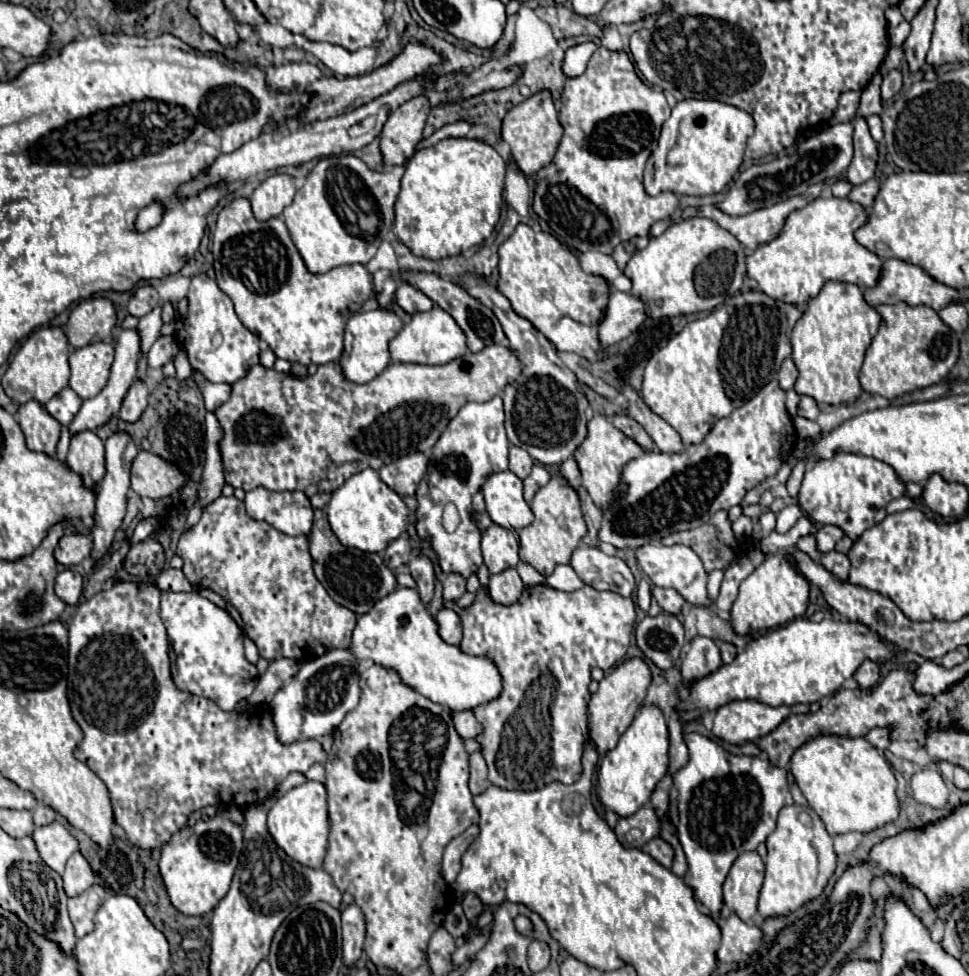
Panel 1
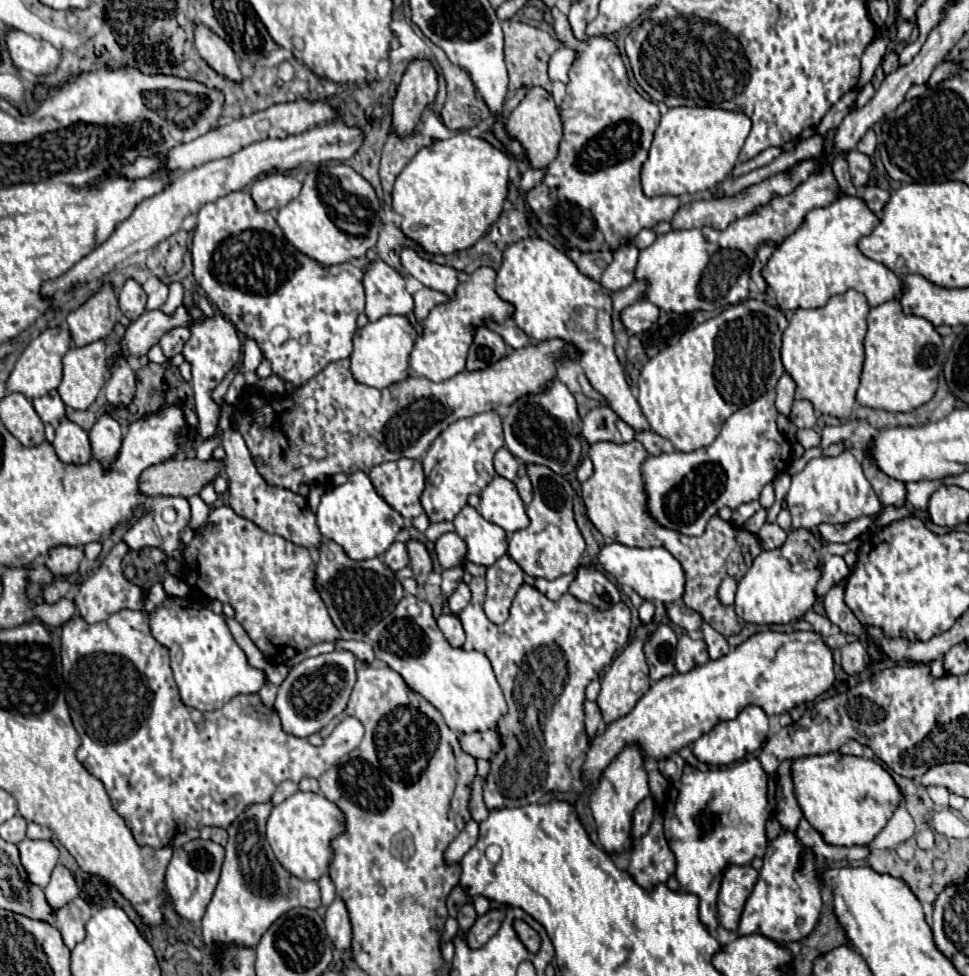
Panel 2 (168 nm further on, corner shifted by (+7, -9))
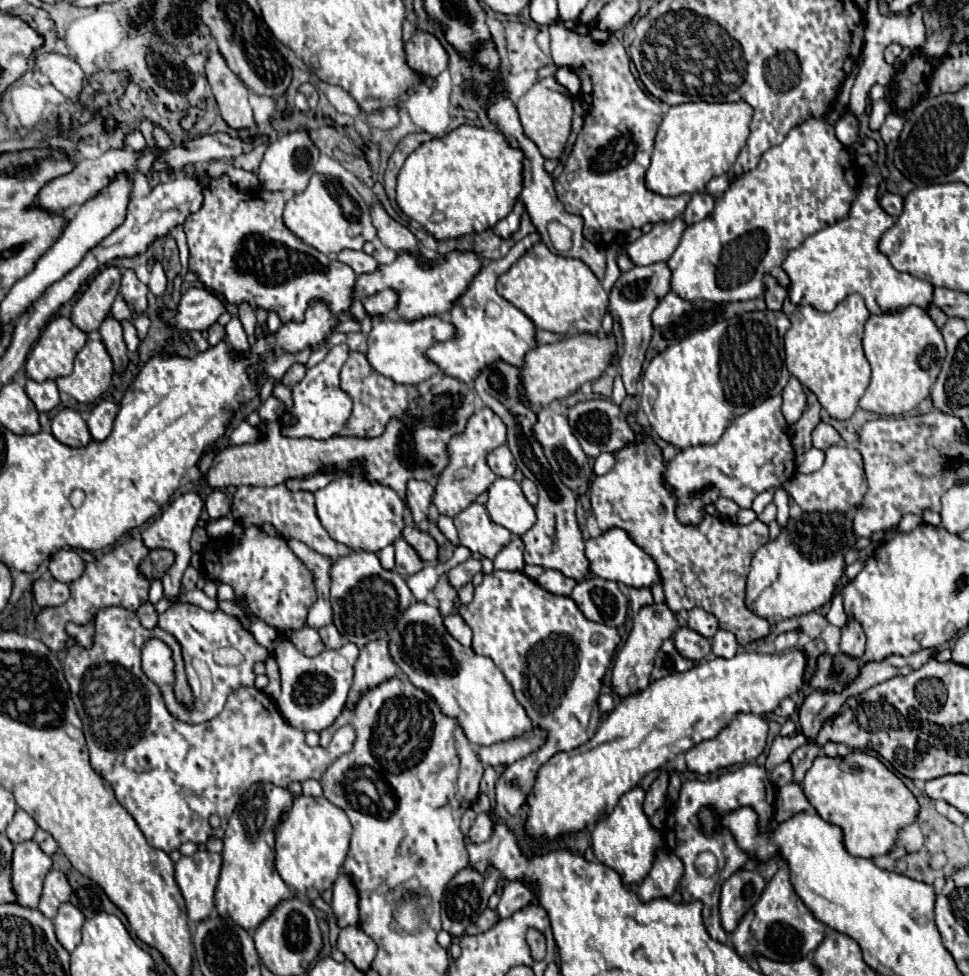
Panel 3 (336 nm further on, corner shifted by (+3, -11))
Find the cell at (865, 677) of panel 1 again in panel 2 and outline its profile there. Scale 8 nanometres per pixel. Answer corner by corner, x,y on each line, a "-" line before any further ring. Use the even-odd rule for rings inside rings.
851,642
841,648
841,666
849,676
861,674
863,670
867,670
867,662
869,662
869,656
861,642

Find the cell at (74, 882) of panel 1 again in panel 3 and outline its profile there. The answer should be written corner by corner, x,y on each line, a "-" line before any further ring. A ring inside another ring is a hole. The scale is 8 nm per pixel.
51,870
43,884
43,896
39,902
39,910
47,918
53,918
53,916
57,916
57,908
63,902
69,902
71,894
73,894
73,890
71,890
67,876
61,870

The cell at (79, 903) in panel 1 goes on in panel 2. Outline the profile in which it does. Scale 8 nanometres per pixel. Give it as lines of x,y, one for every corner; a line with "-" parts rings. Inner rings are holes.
75,898
55,912
55,928
61,932
67,948
73,948
85,938
85,922
89,916
89,904
83,898

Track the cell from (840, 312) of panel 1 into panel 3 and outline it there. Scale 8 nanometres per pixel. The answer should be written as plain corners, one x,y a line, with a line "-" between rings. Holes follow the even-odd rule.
859,294
847,296
843,302
837,304
837,308
833,312
819,312
811,306
797,306
789,316
791,328
785,334
785,352
787,352
785,364
787,364
787,370
793,376
797,376
799,382
819,398
819,404
835,420
849,420
855,414
857,402
863,396
863,392
869,384
869,378
871,378
869,362
863,354
863,326
865,326
869,316
871,316
871,312
867,310
865,300

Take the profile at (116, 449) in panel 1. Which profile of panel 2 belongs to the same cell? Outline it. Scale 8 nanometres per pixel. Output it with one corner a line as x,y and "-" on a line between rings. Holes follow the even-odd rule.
103,414
89,430
89,440
93,454
105,462
111,462
121,448
121,428
109,414

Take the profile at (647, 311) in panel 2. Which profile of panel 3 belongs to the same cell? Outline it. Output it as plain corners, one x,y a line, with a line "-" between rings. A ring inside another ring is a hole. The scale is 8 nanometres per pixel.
669,292
665,298
661,298
661,302
657,304
657,308
653,310
653,316
651,316
651,322
655,328
659,326
665,326
665,324
671,324
673,320
677,320
683,312
687,312
691,308
691,302
687,300
681,300
677,294

